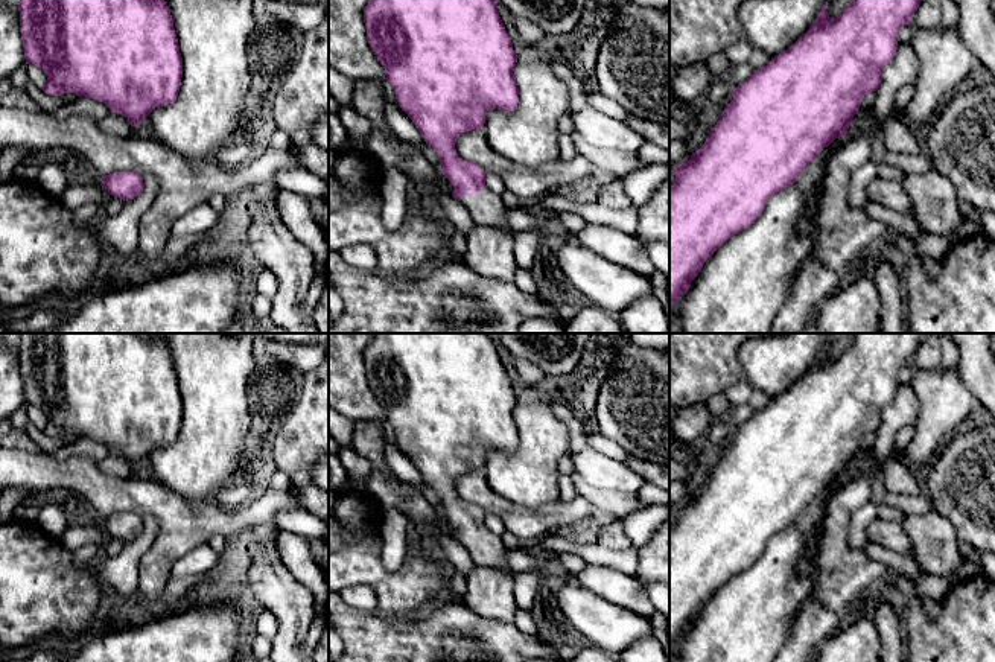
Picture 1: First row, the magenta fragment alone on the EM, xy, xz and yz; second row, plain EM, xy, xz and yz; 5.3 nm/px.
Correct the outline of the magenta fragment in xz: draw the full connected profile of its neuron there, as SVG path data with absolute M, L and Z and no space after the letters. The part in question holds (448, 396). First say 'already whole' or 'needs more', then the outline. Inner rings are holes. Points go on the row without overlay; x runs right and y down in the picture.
needs more; M374 333L364 350L367 380L386 412L385 422L437 493L440 511L453 527L452 537L464 545L476 566L514 577L502 537L485 528L485 513L458 498L455 481L482 470L488 450L514 452L519 429L514 420L517 396L499 358L491 333Z

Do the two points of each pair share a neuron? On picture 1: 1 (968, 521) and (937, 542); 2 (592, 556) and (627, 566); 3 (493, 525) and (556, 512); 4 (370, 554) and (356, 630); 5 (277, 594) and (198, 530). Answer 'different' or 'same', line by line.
1: different
2: same
3: different
4: different
5: different

